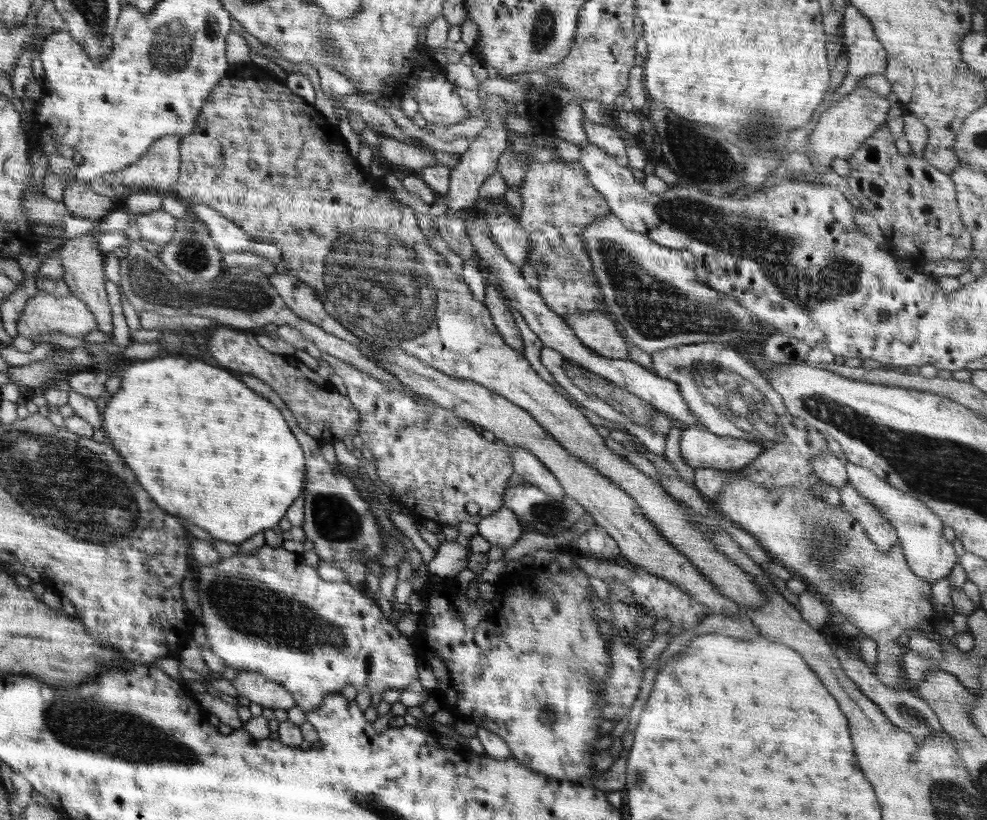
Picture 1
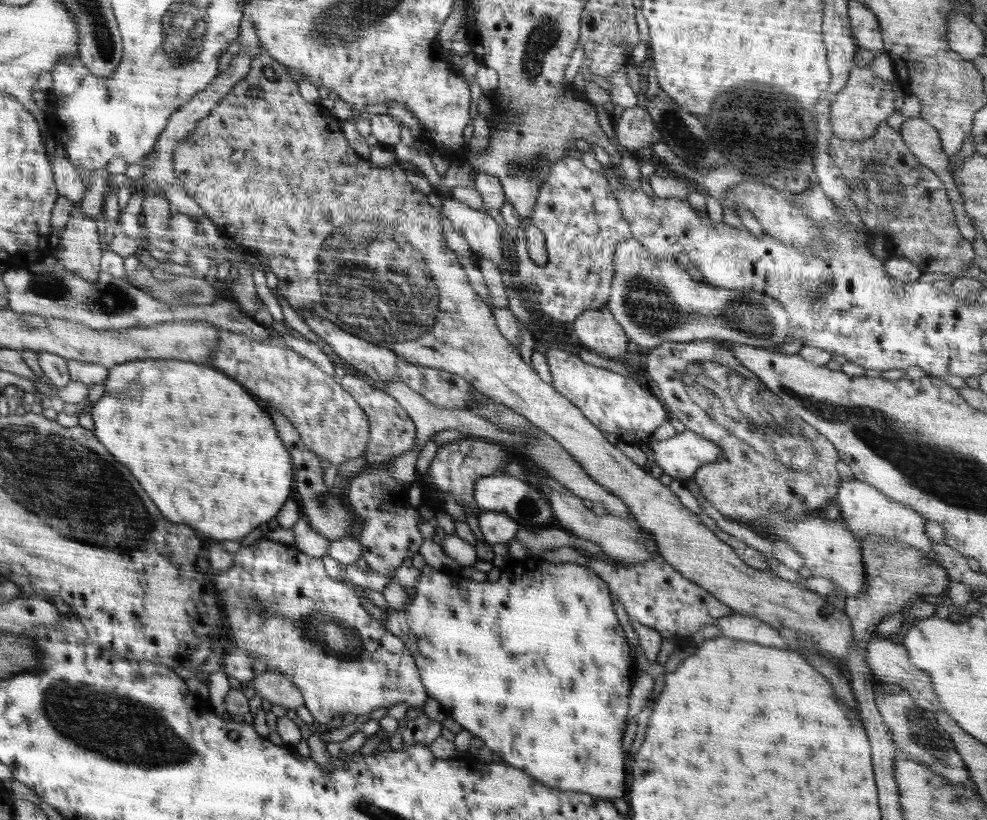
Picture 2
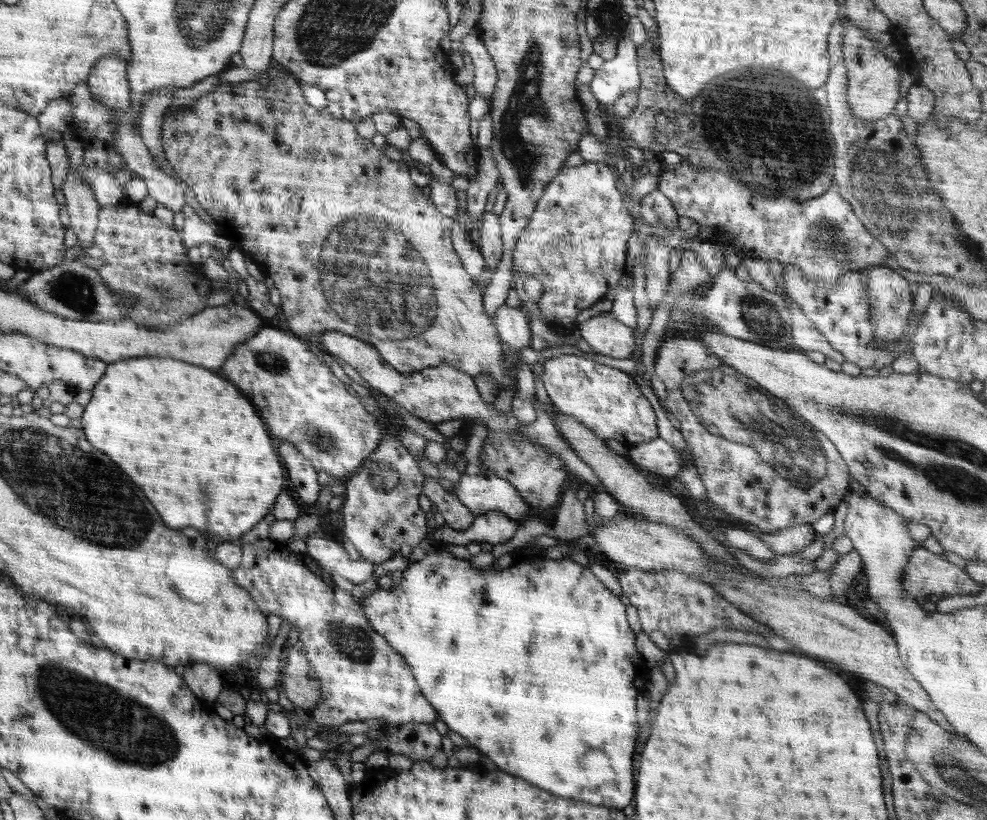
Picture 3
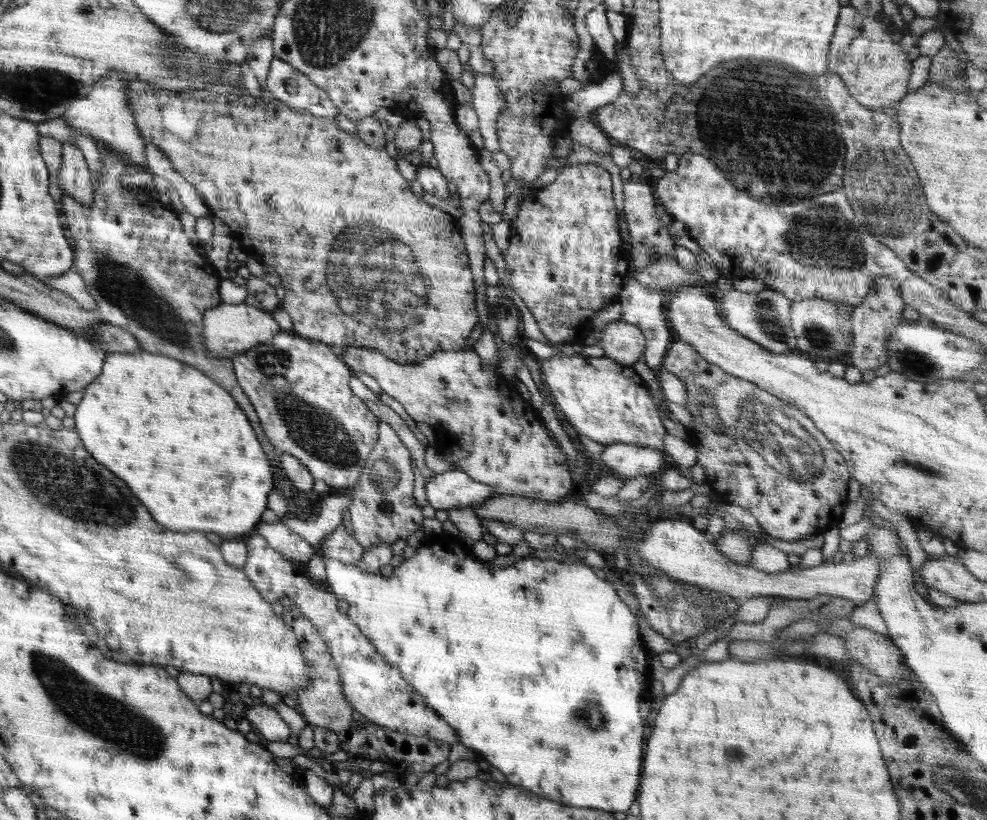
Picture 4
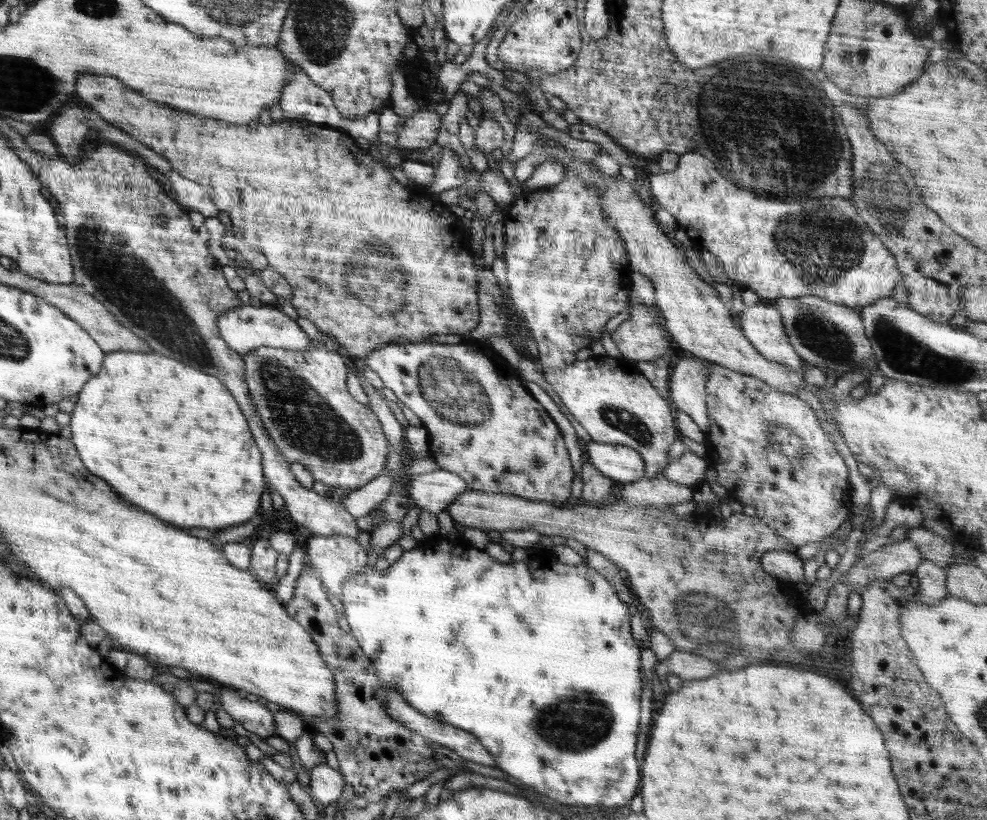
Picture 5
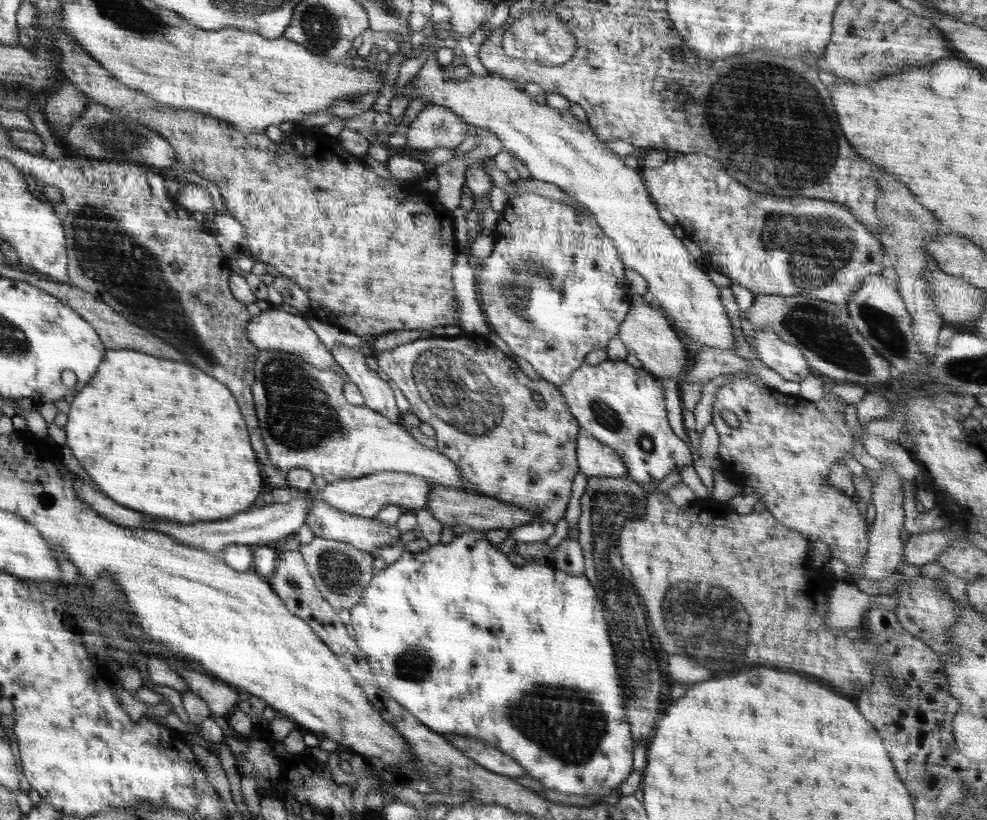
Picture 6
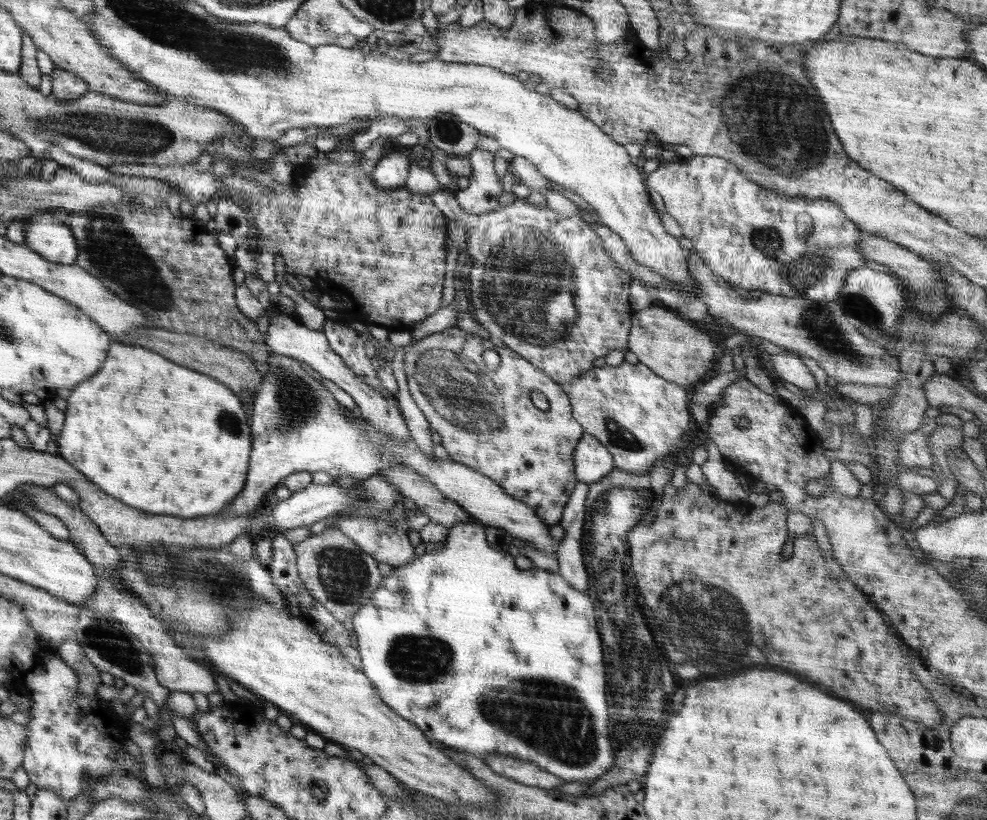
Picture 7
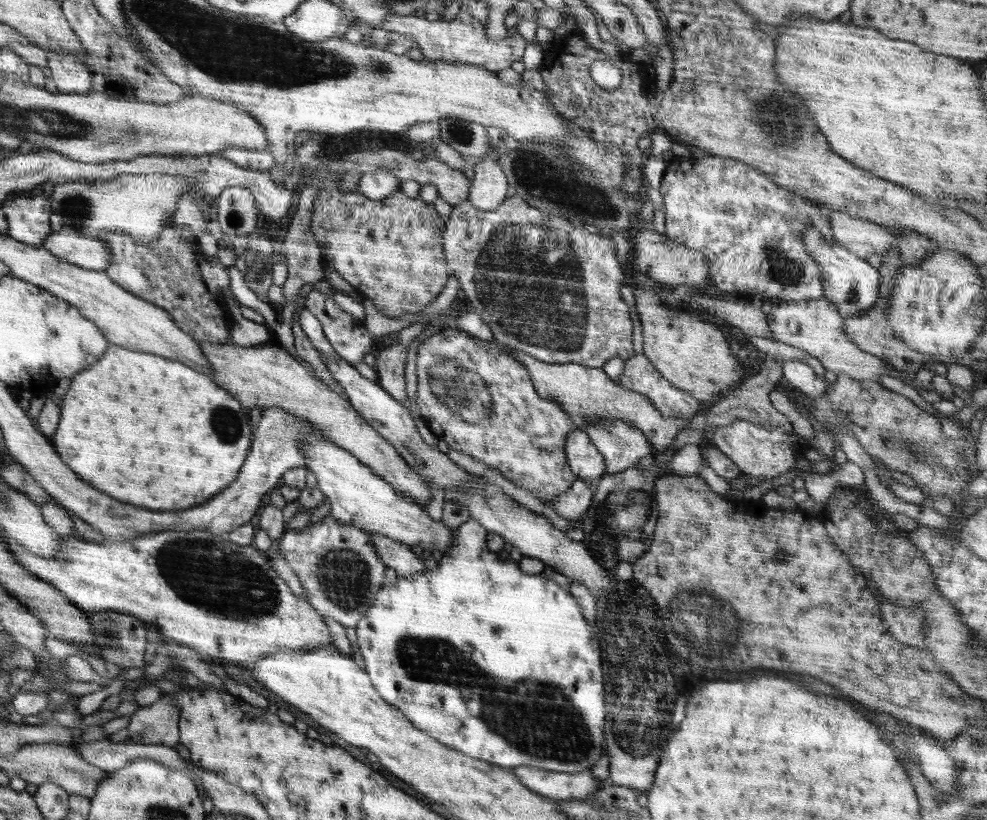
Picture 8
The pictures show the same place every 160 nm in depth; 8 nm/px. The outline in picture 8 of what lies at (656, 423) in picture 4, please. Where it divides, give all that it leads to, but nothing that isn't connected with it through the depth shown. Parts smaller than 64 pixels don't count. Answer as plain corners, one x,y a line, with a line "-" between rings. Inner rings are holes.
636,353
625,361
624,371
616,384
646,396
662,417
690,420
700,408
700,401
667,382
644,353
-
627,420
587,422
584,432
604,457
606,475
631,469
640,458
652,454
652,445
648,443
646,435

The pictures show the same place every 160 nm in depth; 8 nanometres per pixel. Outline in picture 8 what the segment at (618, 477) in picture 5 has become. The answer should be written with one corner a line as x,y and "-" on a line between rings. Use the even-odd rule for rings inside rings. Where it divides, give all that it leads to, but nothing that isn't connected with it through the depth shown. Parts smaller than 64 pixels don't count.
576,429
566,436
566,458
574,476
596,482
605,474
604,457
584,431

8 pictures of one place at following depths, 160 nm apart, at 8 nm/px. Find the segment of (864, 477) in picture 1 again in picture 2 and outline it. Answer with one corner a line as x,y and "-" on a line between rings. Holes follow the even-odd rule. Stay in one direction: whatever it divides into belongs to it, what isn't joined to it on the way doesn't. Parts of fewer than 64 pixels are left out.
860,480
842,481
837,490
837,503
840,506
841,519
847,524
847,529
853,536
862,542
867,536
875,538
897,539
904,545
910,545
920,549
930,562
937,562
937,556
932,550
933,542
926,536
924,527
928,520
916,513
912,508
896,502
882,494
874,486
870,486

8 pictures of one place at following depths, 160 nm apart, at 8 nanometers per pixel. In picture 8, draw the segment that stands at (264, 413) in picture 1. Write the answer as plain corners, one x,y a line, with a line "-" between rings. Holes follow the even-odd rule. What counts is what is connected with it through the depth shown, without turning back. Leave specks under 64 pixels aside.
114,344
109,347
110,354
106,354
106,358
98,362
98,366
90,366
90,370
86,370
86,374
78,374
78,378
72,377
70,390
63,398
60,422
56,433
52,436
61,459
65,460
71,468
74,466
74,470
78,470
78,476
86,478
90,486
98,486
98,490
110,494
112,498
118,498
120,502
128,502
134,506
148,506
154,510
184,510
184,508
204,504
208,498
212,498
230,482
234,482
240,466
245,464
244,460
249,456
250,442
253,442
250,438
252,428
248,422
248,414
242,410
238,400
234,399
225,388
218,387
208,375
202,375
194,371
193,367
184,366
176,360
168,360
168,358
146,354
146,352
132,352
132,350
126,350
127,347

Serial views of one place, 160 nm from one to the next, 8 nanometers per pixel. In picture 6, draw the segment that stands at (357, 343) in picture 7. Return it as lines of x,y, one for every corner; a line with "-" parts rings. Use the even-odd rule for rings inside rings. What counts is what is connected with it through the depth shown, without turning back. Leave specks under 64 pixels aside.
334,345
331,350
344,373
357,385
364,405
388,421
401,423
402,414
397,408
393,391
377,372
367,366
364,351
344,345

